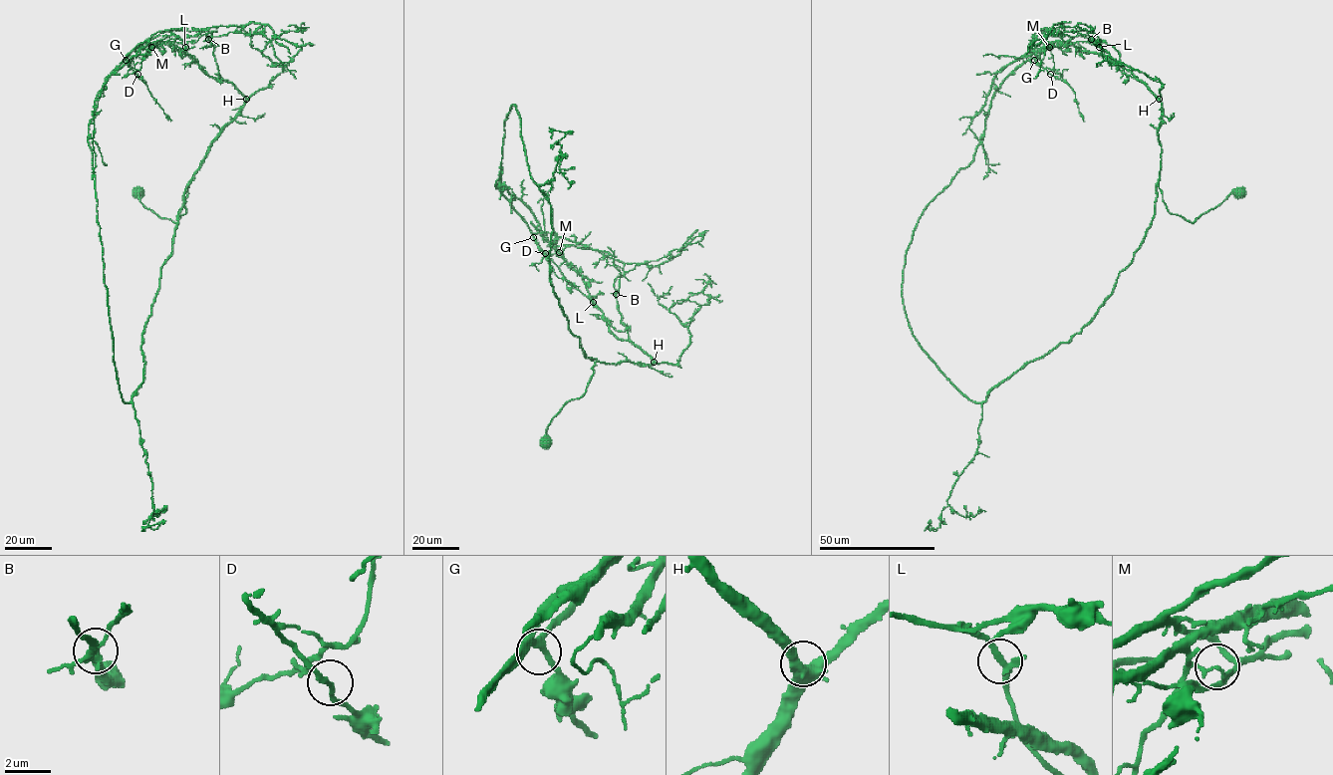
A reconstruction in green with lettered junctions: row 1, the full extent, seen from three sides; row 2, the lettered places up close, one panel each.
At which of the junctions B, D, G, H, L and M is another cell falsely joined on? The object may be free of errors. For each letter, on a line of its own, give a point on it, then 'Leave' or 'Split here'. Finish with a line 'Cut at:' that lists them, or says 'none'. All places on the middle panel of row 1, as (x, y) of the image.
B: Place: (616, 294). Leave
D: Place: (545, 253). Leave
G: Place: (533, 237). Leave
H: Place: (654, 362). Leave
L: Place: (593, 302). Leave
M: Place: (559, 252). Split here
Cut at: M

